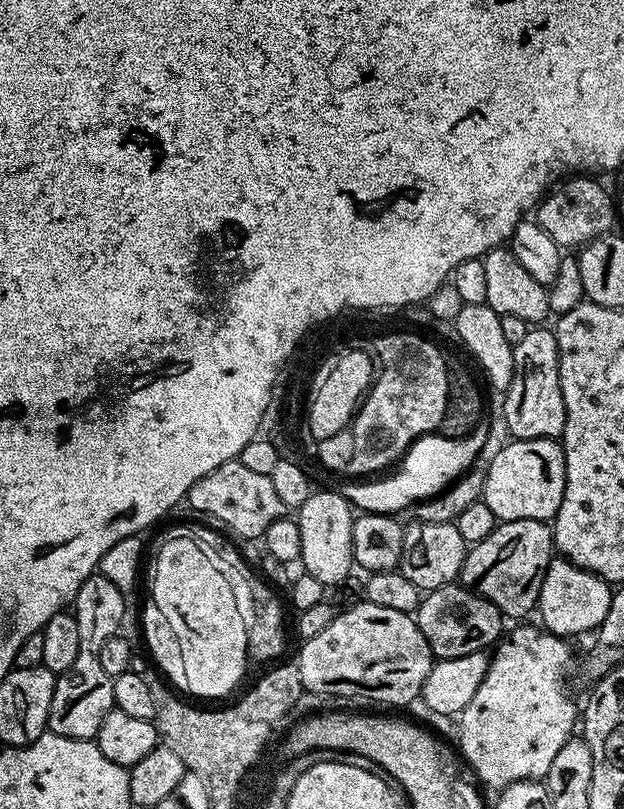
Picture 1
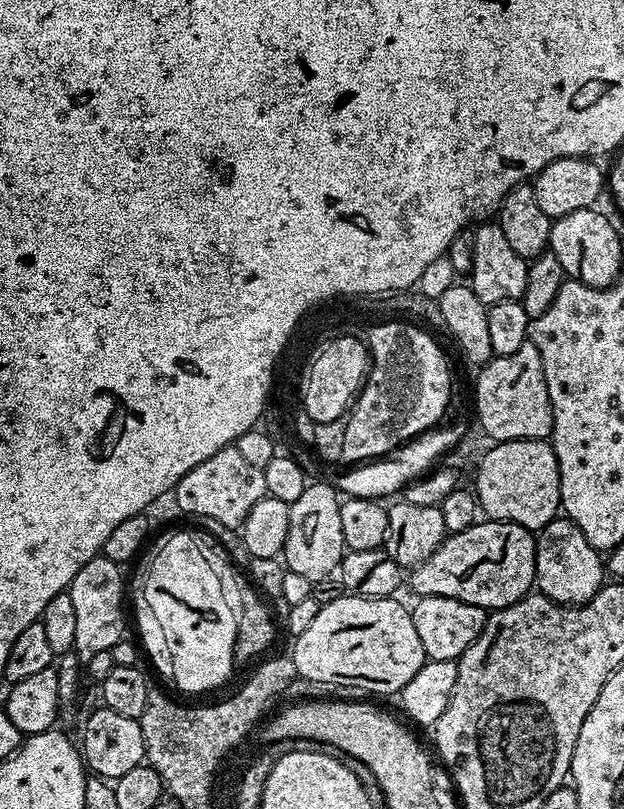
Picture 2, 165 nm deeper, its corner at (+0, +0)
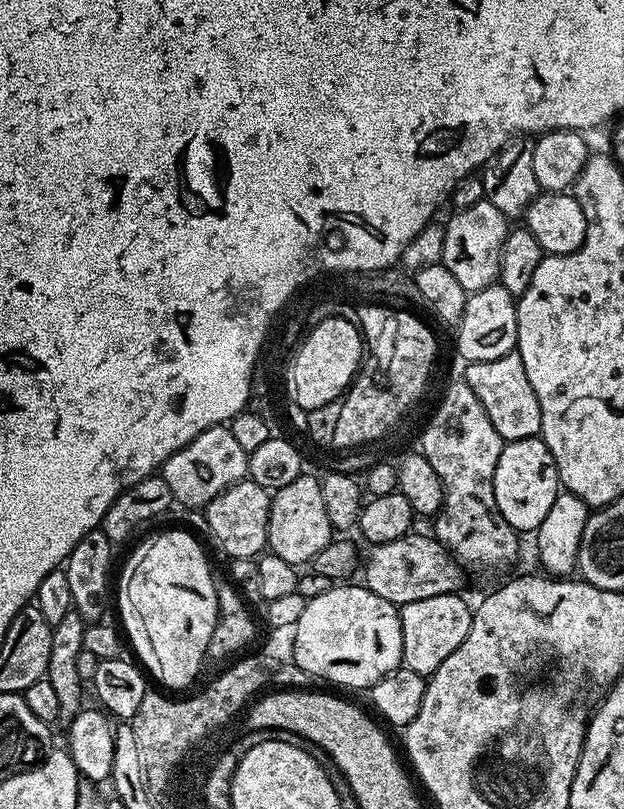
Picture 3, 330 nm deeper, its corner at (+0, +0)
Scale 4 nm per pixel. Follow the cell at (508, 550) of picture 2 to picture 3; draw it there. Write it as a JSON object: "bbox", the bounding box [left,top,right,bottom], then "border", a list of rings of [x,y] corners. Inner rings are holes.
{"bbox":[363,534,465,605],"border":[[[409,534],[394,542],[373,544],[367,550],[368,557],[363,557],[363,587],[368,588],[378,598],[394,605],[422,602],[422,598],[434,598],[442,594],[456,594],[464,584],[465,573],[452,559],[452,553],[441,546],[435,535],[416,536]],[[464,575],[464,576],[463,576]]]}

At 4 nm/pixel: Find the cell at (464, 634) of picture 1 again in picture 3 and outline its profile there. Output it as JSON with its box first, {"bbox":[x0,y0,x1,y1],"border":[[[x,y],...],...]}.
{"bbox":[399,594,473,678],"border":[[[442,594],[434,598],[422,598],[422,602],[399,605],[402,622],[403,667],[414,670],[425,678],[432,675],[466,638],[472,625],[473,609],[460,594]]]}

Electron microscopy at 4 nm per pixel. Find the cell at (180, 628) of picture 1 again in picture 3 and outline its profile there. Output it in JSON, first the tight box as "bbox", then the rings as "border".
{"bbox":[118,531,218,689],"border":[[[191,531],[160,532],[144,540],[136,548],[139,561],[128,557],[118,582],[118,610],[125,637],[129,638],[141,665],[162,684],[165,689],[184,688],[196,680],[200,667],[206,664],[210,634],[218,622],[218,598],[216,597],[216,576],[208,565],[204,548],[195,540]]]}

